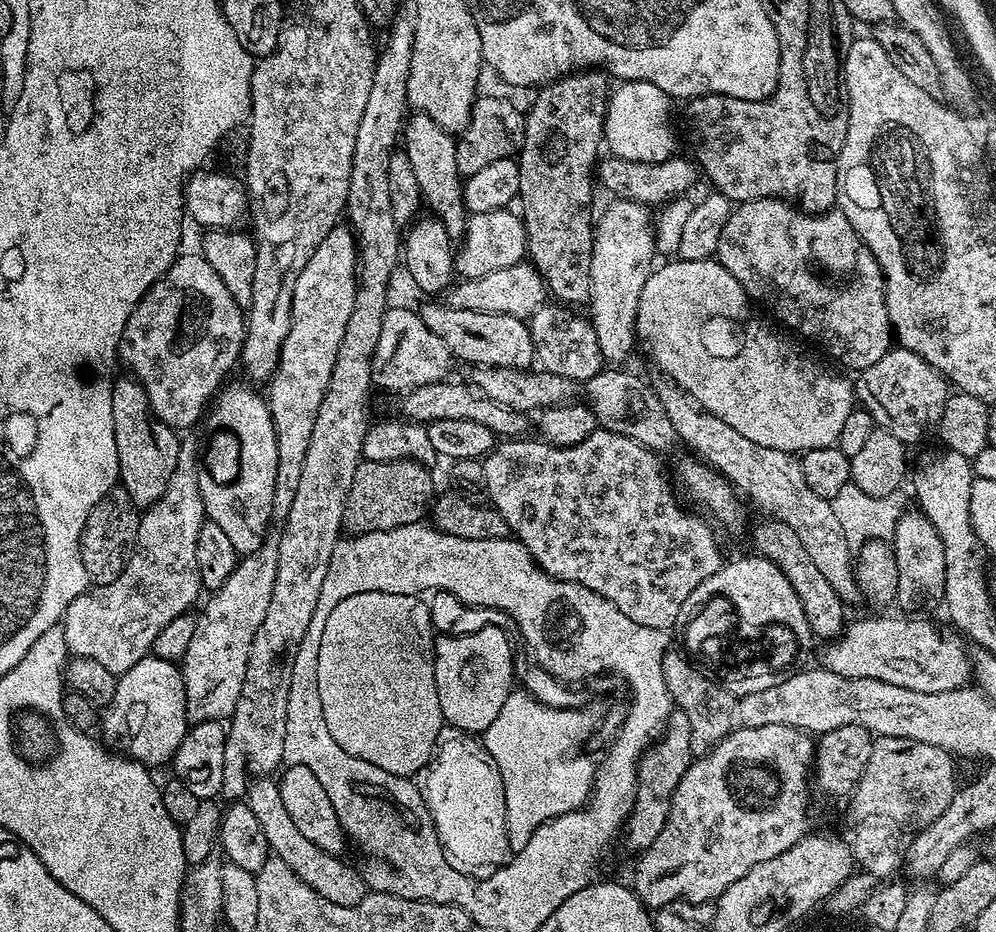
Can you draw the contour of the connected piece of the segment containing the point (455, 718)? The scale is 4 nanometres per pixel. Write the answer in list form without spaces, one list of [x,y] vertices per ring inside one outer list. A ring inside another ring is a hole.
[[[486,631],[477,636],[447,639],[440,644],[437,665],[438,689],[449,727],[462,726],[465,734],[479,734],[498,718],[505,702],[509,677],[513,674],[510,646],[498,631]]]

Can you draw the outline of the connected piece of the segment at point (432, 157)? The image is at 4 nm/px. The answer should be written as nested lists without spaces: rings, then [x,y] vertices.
[[[412,114],[407,117],[402,129],[402,151],[410,158],[410,166],[414,166],[414,178],[418,178],[420,194],[425,205],[432,207],[431,215],[444,224],[449,236],[460,238],[464,234],[470,215],[464,204],[464,185],[458,170],[458,158],[456,157],[456,140],[453,133],[444,131],[438,127],[429,116]]]

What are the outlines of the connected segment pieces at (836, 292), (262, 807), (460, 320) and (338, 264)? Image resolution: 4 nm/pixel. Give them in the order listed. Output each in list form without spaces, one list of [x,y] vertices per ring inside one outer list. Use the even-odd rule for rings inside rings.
[[[770,198],[737,203],[722,230],[715,259],[738,278],[753,301],[772,304],[775,319],[785,329],[800,338],[809,336],[812,340],[820,340],[821,346],[848,368],[859,370],[874,366],[874,362],[893,347],[894,333],[886,310],[884,275],[874,254],[839,210],[809,214],[787,200]]]
[[[249,779],[246,803],[250,810],[254,810],[254,818],[258,818],[262,834],[266,834],[269,853],[286,862],[286,866],[290,866],[290,870],[294,870],[294,874],[298,874],[298,878],[302,878],[302,882],[310,886],[310,890],[322,894],[322,898],[326,898],[326,902],[334,902],[334,906],[358,906],[362,898],[368,896],[370,886],[364,881],[364,873],[359,867],[351,868],[350,865],[343,864],[340,858],[333,858],[318,846],[314,846],[314,842],[310,842],[298,830],[298,826],[294,826],[290,814],[286,814],[280,785],[275,779]]]
[[[442,302],[419,305],[422,322],[442,342],[446,342],[457,361],[465,360],[480,368],[523,368],[533,367],[536,351],[527,323],[519,316],[497,314],[497,312],[475,312],[474,310],[454,310]]]
[[[337,226],[318,242],[318,250],[310,254],[310,262],[302,266],[298,282],[294,282],[294,298],[290,310],[290,332],[278,358],[278,366],[267,381],[266,399],[274,422],[278,446],[278,474],[274,478],[272,519],[282,522],[294,502],[298,482],[302,479],[302,462],[310,450],[310,434],[322,406],[324,393],[334,370],[338,346],[346,334],[346,326],[354,308],[358,283],[358,249],[351,227]]]

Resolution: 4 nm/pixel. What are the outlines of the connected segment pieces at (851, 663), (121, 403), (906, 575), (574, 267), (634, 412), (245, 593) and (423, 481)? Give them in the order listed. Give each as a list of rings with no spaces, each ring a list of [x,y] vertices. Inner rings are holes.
[[[900,618],[904,620],[856,620],[845,627],[843,633],[836,637],[835,640],[825,643],[823,667],[828,668],[834,674],[842,674],[846,678],[874,678],[882,682],[890,682],[890,686],[902,686],[906,690],[918,690],[926,694],[934,694],[935,692],[949,692],[955,688],[963,688],[969,683],[972,676],[972,662],[970,659],[969,649],[964,649],[965,641],[961,639],[955,631],[940,633],[934,625],[928,621],[928,618]]]
[[[116,378],[112,382],[114,446],[118,446],[120,471],[118,484],[126,490],[130,502],[143,510],[162,498],[162,490],[166,490],[166,482],[170,474],[174,474],[174,466],[178,466],[181,437],[177,429],[166,426],[152,415],[144,387],[134,378],[127,379]]]
[[[919,510],[905,511],[897,522],[896,529],[890,539],[892,553],[898,562],[898,594],[895,607],[900,607],[904,614],[928,614],[931,608],[940,608],[944,603],[944,591],[946,590],[946,557],[943,553],[942,538],[938,536],[938,530],[930,522],[930,518],[924,516]]]
[[[581,70],[579,72],[570,72],[566,76],[561,76],[559,80],[554,80],[550,84],[545,84],[535,93],[536,101],[532,104],[532,109],[527,109],[524,117],[524,144],[520,147],[518,153],[518,163],[520,165],[520,188],[518,204],[524,207],[522,219],[524,222],[525,234],[528,241],[528,256],[531,263],[539,270],[543,277],[545,287],[557,301],[570,306],[582,306],[587,303],[589,295],[592,292],[592,281],[590,275],[590,263],[593,262],[593,242],[594,235],[594,216],[592,220],[592,180],[594,184],[594,169],[598,164],[598,157],[602,152],[604,144],[604,119],[608,113],[608,98],[610,95],[610,77],[603,70]]]
[[[605,367],[594,378],[583,381],[582,388],[588,397],[586,403],[594,410],[599,427],[626,438],[634,438],[642,446],[657,454],[665,454],[677,447],[676,431],[666,414],[666,406],[658,398],[655,387],[632,372],[620,372],[619,367]]]
[[[265,539],[263,546],[243,557],[224,585],[215,589],[208,601],[203,601],[204,609],[196,616],[194,638],[178,664],[186,694],[186,714],[192,724],[231,717],[238,694],[242,694],[254,634],[258,634],[258,626],[262,626],[266,606],[270,604],[277,566],[276,540]]]
[[[364,460],[357,463],[344,507],[343,531],[348,534],[381,532],[421,523],[429,515],[434,499],[432,476],[428,472],[431,471],[416,460]]]

